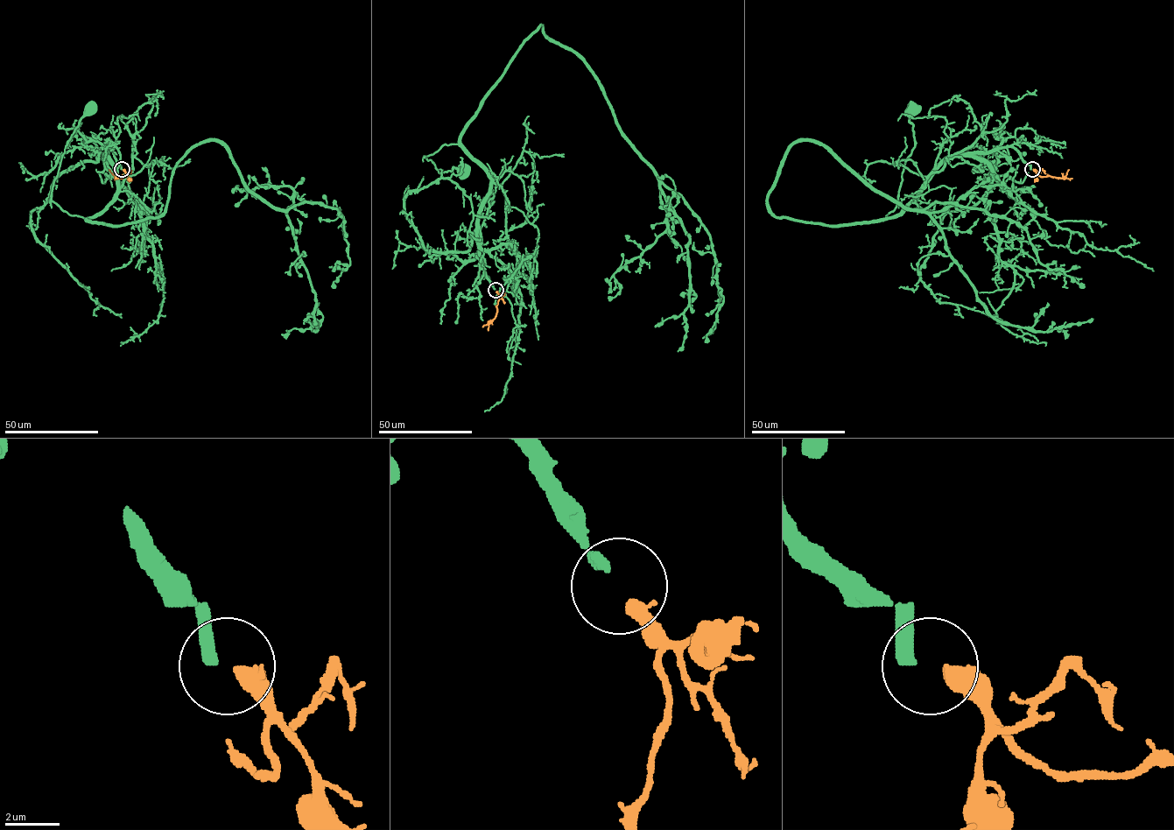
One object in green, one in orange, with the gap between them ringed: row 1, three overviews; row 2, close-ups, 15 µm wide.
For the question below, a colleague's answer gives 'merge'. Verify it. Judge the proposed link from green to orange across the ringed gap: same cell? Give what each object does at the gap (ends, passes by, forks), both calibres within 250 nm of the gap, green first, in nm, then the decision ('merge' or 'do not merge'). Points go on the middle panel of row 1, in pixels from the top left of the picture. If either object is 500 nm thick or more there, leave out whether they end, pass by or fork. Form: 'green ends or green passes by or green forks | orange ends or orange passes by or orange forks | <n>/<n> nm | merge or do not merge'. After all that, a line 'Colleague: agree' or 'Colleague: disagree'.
green ends | orange passes by | 420/400 nm | merge
Colleague: agree

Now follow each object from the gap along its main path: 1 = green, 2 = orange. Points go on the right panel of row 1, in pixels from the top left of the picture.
1: (1031, 169), (1009, 146), (953, 154), (903, 211), (886, 218), (896, 206), (904, 163), (915, 144), (912, 108)
2: (1033, 169), (1040, 176), (1063, 178), (1069, 169)

